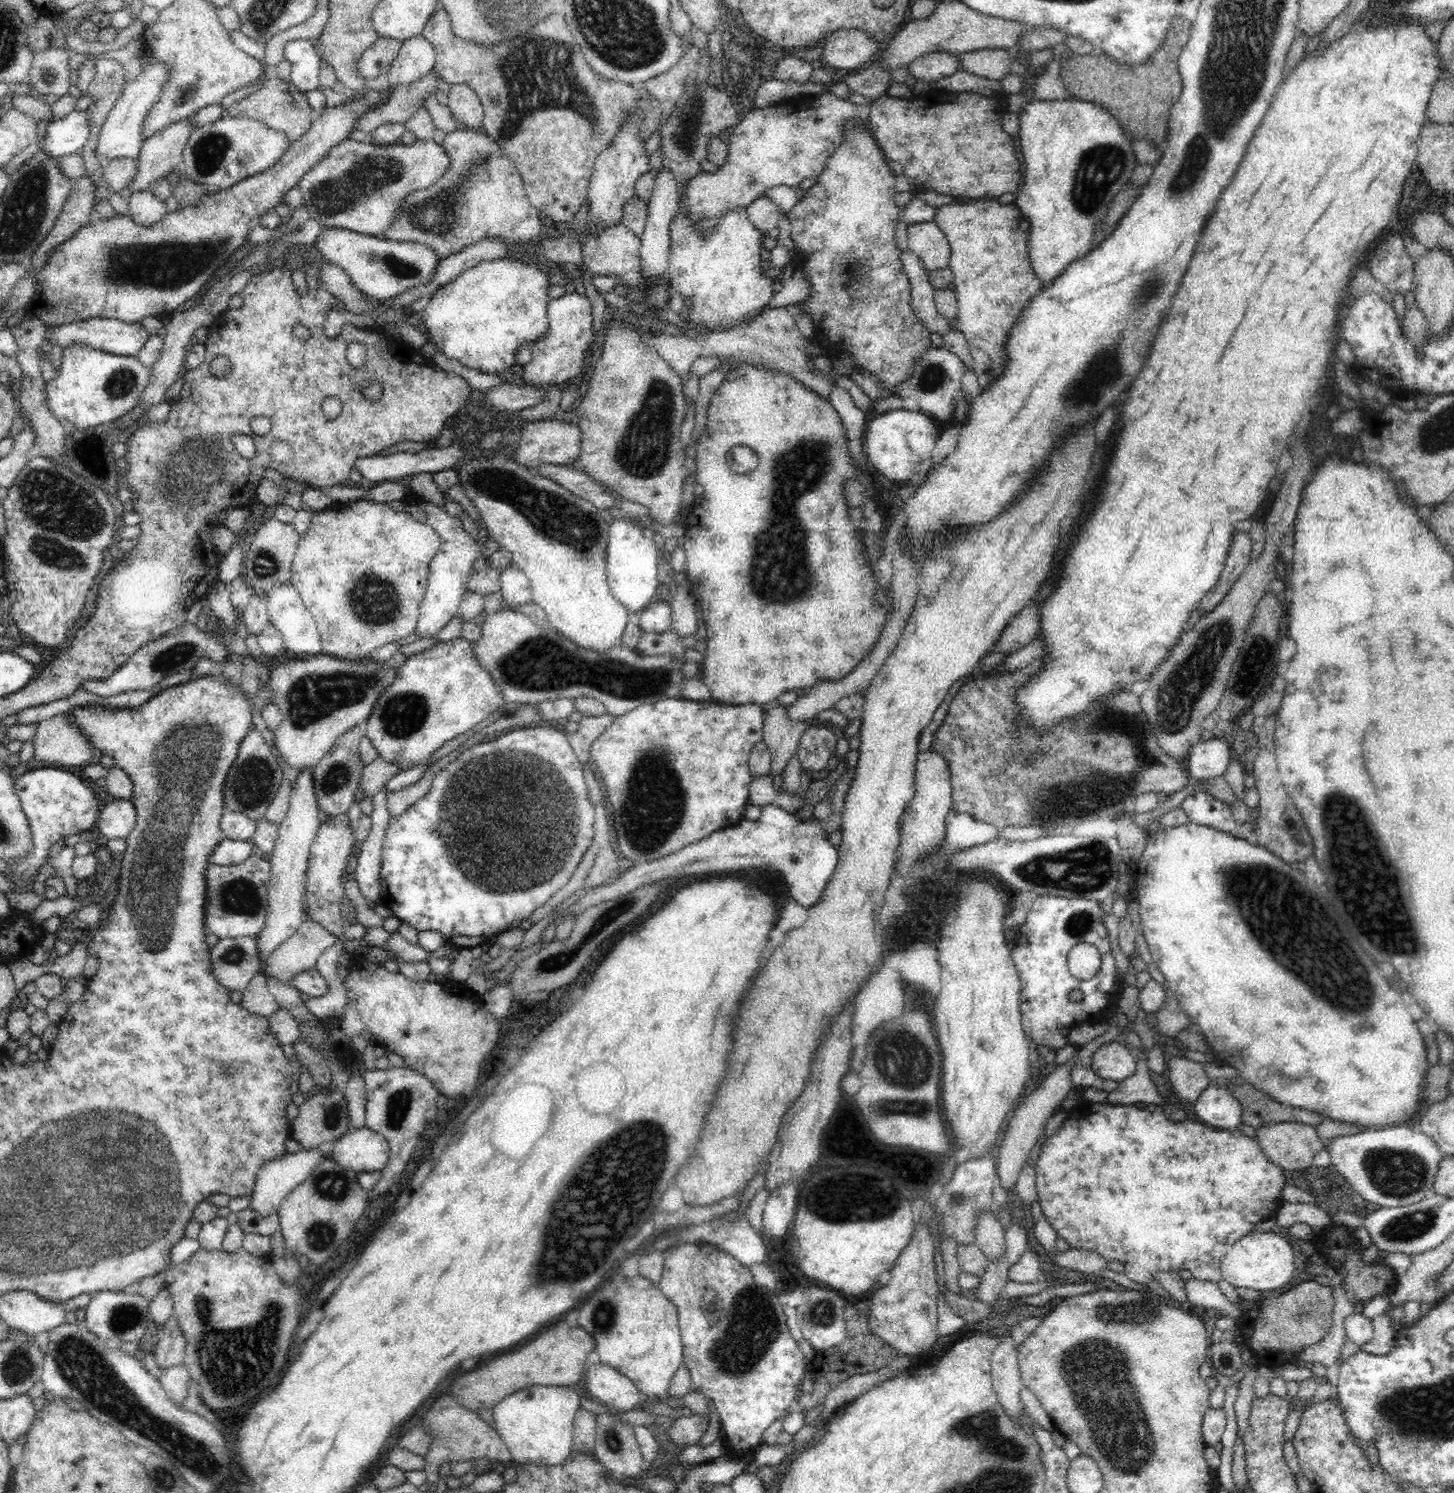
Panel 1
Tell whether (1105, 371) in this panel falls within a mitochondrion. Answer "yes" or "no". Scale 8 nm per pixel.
yes

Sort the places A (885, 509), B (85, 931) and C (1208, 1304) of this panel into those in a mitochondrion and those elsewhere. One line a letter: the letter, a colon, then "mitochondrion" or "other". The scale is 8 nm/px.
A: other
B: other
C: other

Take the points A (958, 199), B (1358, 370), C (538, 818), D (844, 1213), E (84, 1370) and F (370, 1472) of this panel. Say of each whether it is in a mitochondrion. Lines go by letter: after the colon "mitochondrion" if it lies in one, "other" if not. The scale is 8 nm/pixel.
A: other
B: other
C: mitochondrion
D: other
E: mitochondrion
F: other

